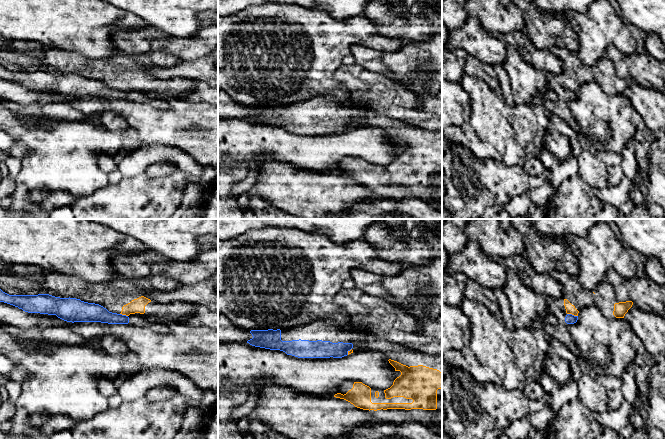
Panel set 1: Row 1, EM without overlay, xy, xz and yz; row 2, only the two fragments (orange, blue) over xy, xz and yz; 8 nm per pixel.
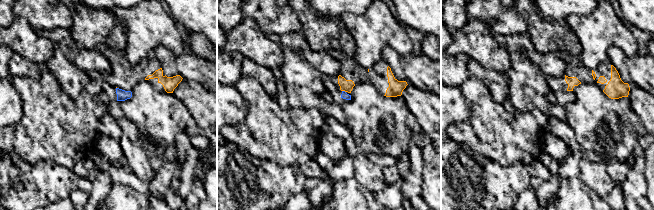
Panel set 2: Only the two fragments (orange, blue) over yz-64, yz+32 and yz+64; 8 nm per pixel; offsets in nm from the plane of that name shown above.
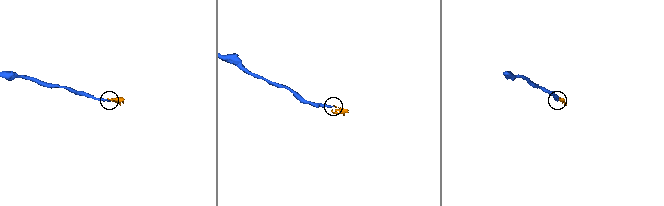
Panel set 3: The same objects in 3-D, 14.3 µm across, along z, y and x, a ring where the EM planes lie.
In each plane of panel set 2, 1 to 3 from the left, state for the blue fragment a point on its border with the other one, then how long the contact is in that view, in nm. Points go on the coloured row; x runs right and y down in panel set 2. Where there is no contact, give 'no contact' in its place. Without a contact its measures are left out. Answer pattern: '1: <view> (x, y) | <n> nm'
1: no contact
2: yz+32 (344, 90) | 40 nm
3: no contact

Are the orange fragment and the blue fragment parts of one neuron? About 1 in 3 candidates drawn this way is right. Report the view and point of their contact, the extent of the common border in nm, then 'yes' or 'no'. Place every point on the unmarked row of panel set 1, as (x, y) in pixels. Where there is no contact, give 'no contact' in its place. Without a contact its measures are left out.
yz (572, 90) | 90 nm | no

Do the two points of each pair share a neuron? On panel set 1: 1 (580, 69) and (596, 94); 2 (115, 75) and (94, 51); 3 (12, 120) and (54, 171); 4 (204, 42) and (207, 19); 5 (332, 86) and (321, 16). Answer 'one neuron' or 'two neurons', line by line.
1: two neurons
2: two neurons
3: one neuron
4: two neurons
5: one neuron

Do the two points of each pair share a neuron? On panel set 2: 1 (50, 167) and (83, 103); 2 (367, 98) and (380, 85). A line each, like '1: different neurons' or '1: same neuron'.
1: different neurons
2: different neurons

